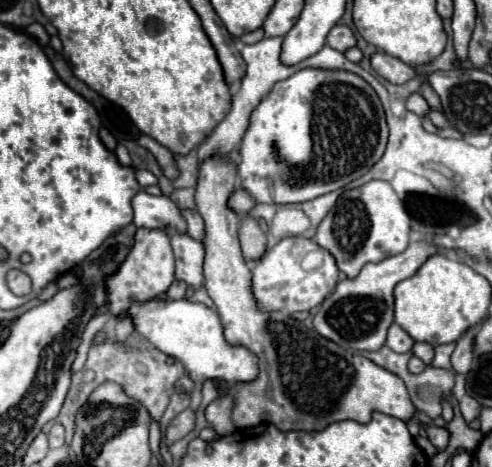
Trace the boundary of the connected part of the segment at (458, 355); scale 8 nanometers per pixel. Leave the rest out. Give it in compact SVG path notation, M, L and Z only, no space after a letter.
M468 331L458 343L452 353L452 369L456 373L469 373L473 359L475 357L473 350L474 331Z

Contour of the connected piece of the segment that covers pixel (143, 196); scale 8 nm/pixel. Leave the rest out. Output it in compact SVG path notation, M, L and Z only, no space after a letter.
M138 191L132 199L132 209L136 227L162 229L170 225L176 231L186 231L186 223L184 217L180 215L180 209L166 195L154 197L146 191Z

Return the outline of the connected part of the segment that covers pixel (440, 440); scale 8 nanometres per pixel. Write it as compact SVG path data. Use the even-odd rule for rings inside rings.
M430 427L428 429L428 439L432 441L432 445L436 449L444 449L448 445L450 433L448 433L448 429L442 429L442 427Z

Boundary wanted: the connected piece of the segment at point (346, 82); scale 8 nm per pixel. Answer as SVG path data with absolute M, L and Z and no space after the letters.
M302 69L292 77L276 83L272 91L254 107L248 131L240 141L240 161L236 165L236 173L240 177L240 187L256 203L304 203L330 191L342 189L350 181L368 173L384 155L386 141L388 125L384 119L382 103L364 79L348 71Z

